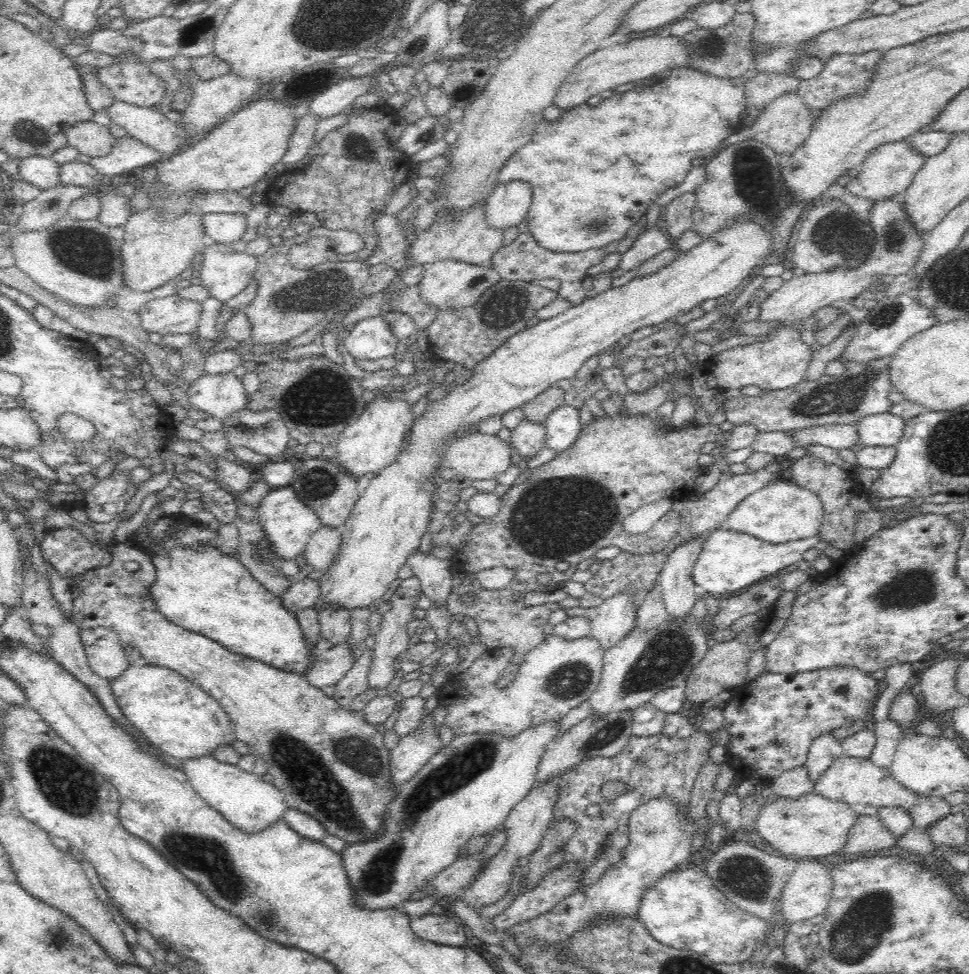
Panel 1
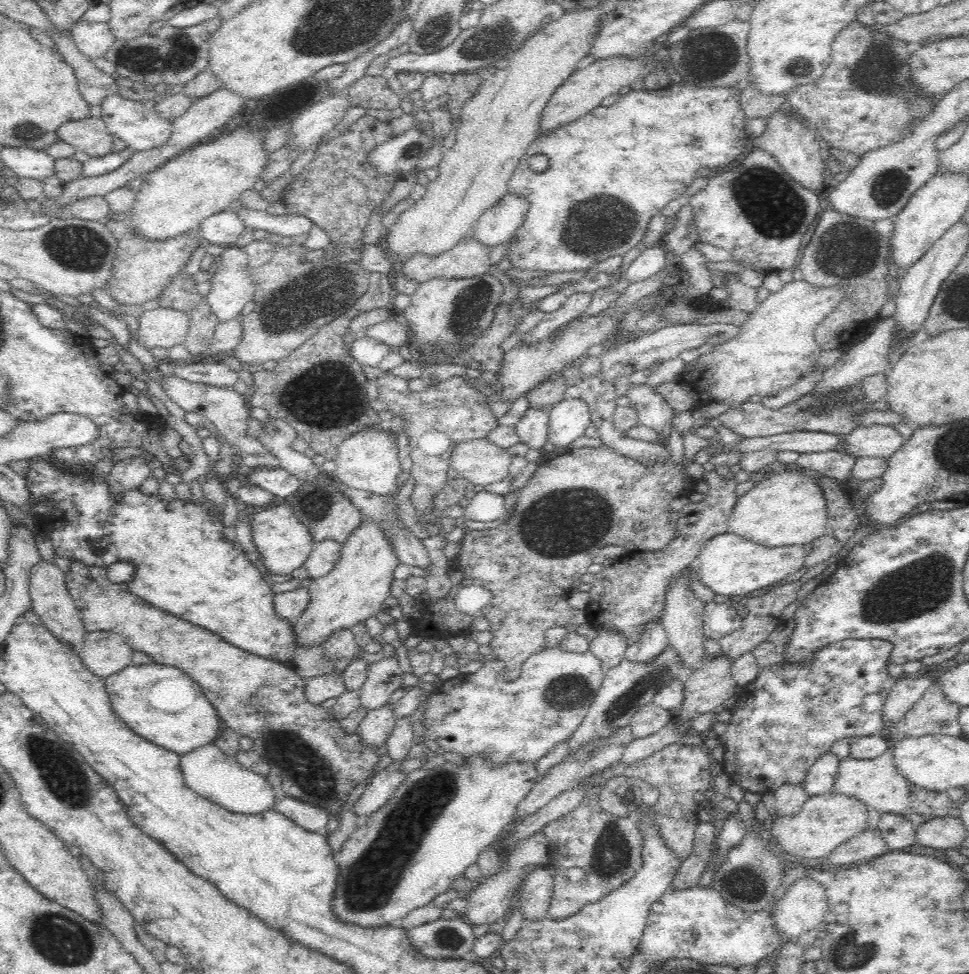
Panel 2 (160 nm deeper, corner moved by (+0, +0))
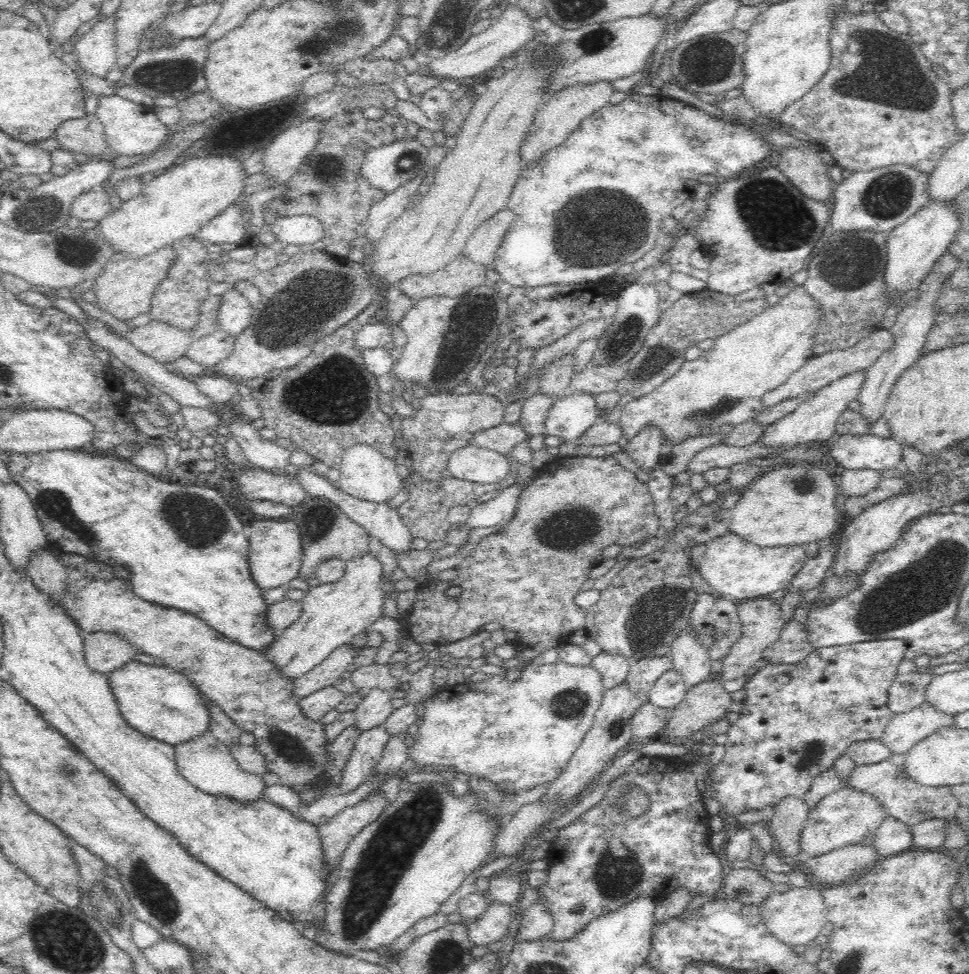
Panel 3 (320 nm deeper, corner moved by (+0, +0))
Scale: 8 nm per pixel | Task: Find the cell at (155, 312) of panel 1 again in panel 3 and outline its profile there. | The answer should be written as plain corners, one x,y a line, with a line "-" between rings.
158,321
136,327
124,336
136,350
163,365
182,358
193,339
190,333

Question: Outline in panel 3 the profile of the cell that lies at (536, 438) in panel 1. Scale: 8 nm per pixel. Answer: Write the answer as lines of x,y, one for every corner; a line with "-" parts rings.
536,390
522,402
519,423
529,436
538,436
544,433
544,420
557,398

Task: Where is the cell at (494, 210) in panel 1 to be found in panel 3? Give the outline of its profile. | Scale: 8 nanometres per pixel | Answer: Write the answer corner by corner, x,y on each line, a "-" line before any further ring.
502,210
490,220
486,220
468,240
464,248
464,256
480,266
490,266
494,262
494,254
502,244
502,238
510,228
514,218
511,210

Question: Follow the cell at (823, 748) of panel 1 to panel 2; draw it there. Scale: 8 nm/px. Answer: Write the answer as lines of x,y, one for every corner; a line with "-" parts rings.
826,753
818,758
810,767
802,784
806,795
815,797
832,791
839,771
839,764
840,761
834,753

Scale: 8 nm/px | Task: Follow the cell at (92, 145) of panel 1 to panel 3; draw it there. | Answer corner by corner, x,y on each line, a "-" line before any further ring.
85,114
82,118
64,122
55,132
53,138
60,148
71,153
97,157
107,152
104,128
96,114

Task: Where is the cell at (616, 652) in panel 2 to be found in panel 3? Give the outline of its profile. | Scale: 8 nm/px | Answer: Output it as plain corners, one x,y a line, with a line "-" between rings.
603,651
591,659
590,665
600,675
605,691
620,686
627,680
631,663
622,655
608,655

